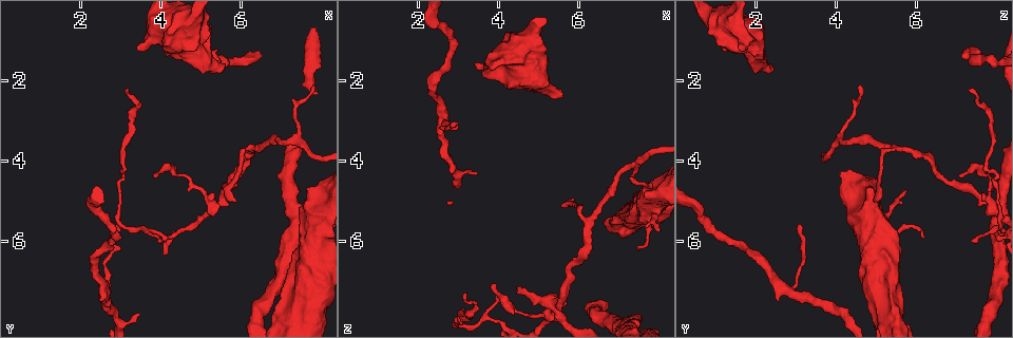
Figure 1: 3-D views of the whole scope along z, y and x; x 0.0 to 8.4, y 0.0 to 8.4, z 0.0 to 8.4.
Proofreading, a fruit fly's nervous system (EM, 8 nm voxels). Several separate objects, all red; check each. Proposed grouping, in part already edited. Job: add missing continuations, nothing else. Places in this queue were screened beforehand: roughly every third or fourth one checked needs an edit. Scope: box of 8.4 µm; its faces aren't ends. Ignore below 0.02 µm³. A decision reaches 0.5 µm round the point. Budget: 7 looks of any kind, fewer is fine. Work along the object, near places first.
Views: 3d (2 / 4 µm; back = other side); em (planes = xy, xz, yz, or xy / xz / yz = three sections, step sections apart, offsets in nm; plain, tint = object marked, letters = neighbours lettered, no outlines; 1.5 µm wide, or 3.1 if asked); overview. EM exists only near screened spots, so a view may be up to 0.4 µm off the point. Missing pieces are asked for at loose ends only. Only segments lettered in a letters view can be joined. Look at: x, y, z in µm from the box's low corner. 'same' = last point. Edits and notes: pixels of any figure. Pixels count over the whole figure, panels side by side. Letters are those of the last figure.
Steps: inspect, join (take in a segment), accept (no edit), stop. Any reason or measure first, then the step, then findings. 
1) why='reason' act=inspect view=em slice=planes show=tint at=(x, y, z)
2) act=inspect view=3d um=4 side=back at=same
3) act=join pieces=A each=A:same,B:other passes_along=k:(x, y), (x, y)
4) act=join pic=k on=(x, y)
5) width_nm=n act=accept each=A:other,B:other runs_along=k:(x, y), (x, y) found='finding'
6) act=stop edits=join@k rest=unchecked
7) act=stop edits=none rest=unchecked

why='an open end' act=inspect view=3d um=4 at=(4.50, 1.40, 7.10)

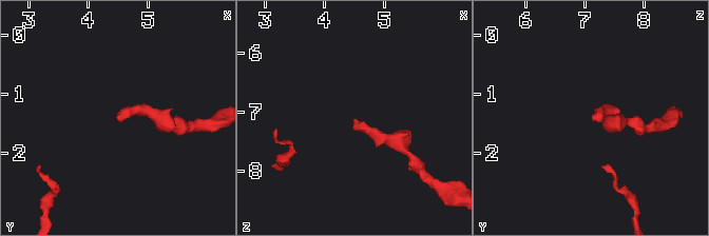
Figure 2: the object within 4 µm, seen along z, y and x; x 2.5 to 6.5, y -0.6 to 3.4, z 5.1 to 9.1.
act=inspect view=em slice=planes show=letters at=(4.50, 1.40, 7.15)

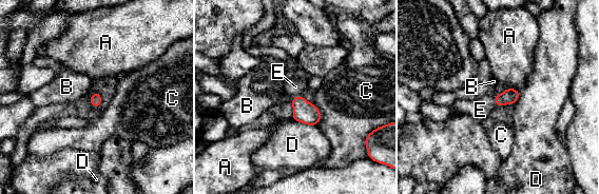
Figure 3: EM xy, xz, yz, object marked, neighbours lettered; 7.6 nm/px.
act=join pieces=E each=A:other,B:other,C:other,D:other,E:same passes_along=3:(509, 96), (495, 99), (480, 109) found='the cell continues'

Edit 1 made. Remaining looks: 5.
why='see it whole again' act=inspect view=overview

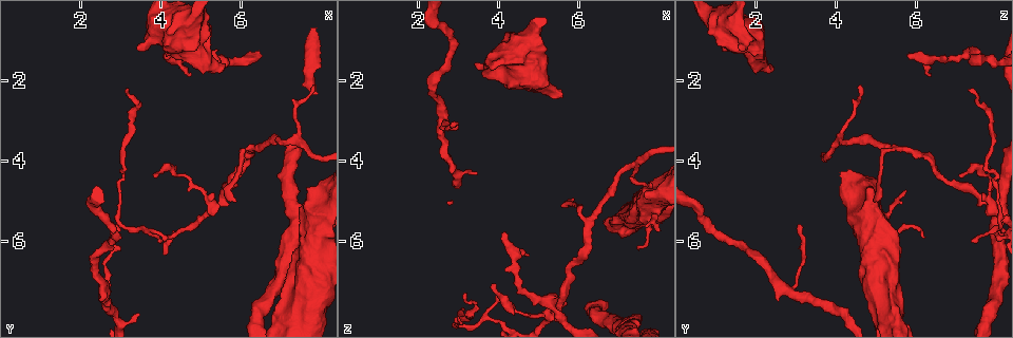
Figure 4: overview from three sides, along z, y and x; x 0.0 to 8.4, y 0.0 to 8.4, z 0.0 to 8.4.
why='an open end' act=inspect view=3d um=4 at=(3.90, 4.45, 7.10)

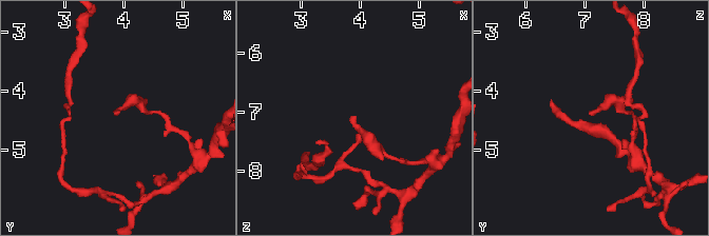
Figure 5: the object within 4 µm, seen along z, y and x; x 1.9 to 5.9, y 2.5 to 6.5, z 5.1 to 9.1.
why='shape alone is not enough' act=inspect view=em slice=planes show=tint at=(3.90, 4.40, 7.05)

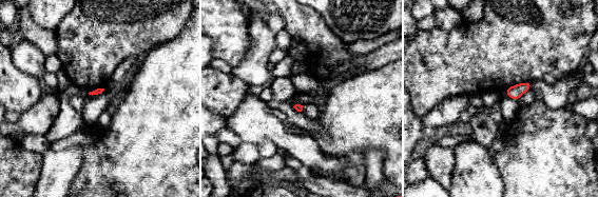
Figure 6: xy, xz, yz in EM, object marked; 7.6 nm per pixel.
why='see the neighbours' act=inspect view=em slice=planes show=letters at=same

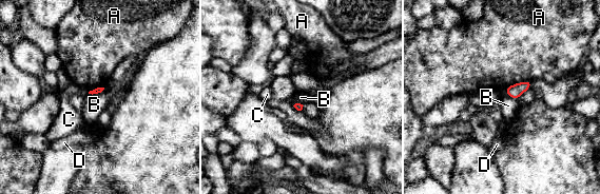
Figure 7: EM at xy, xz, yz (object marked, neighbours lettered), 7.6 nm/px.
act=accept each=A:other,B:other,C:other,D:other found='no lettered segment goes on from it'

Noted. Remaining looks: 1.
act=stop edits=join@3 rest=unchecked

